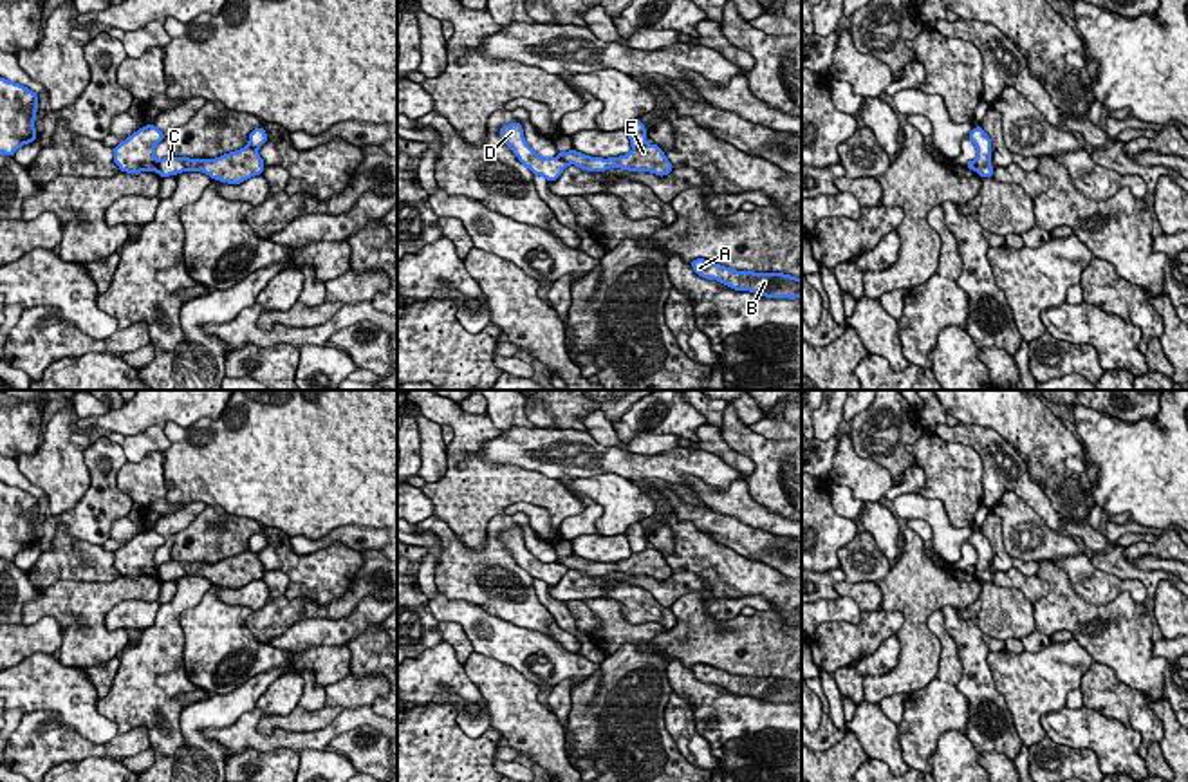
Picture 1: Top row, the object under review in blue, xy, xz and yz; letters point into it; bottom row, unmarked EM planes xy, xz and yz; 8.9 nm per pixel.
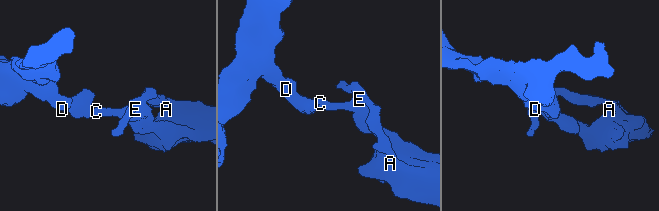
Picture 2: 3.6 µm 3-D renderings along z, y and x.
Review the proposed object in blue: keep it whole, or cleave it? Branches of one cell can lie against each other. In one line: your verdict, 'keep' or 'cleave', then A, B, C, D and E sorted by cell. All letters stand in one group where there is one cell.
cleave; A B C E / D

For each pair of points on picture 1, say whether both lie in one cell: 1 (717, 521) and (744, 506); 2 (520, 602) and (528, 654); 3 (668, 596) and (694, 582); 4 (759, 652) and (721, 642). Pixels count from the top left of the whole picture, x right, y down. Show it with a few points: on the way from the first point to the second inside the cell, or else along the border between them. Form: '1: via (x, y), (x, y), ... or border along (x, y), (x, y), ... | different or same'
1: border along (705, 504), (766, 531) | different
2: border along (484, 611), (517, 625), (537, 629), (562, 647) | different
3: via (674, 591), (683, 582), (688, 582) | same
4: via (750, 645), (730, 645) | same

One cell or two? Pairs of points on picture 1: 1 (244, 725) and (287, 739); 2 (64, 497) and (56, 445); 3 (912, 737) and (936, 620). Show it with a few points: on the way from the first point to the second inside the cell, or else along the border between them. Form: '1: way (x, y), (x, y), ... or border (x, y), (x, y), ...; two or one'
1: way (255, 735), (259, 739), (277, 739); one
2: way (64, 484), (58, 457); one
3: way (934, 708), (941, 699), (946, 679), (946, 649); one

